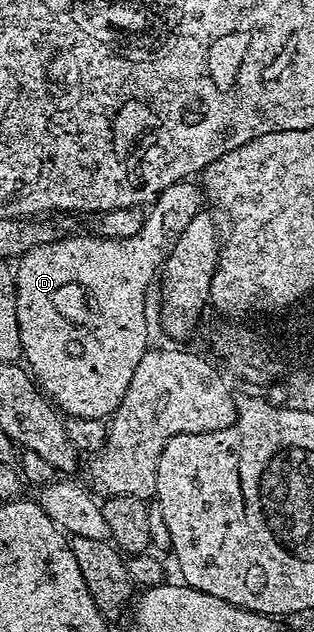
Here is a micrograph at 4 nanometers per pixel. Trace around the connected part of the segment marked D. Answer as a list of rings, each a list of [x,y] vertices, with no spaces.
[[[141,223],[136,229],[137,235],[129,235],[126,239],[96,239],[93,235],[77,235],[71,239],[63,237],[55,243],[33,249],[22,256],[16,264],[17,320],[19,321],[21,354],[38,388],[45,392],[45,398],[52,402],[58,412],[66,416],[75,419],[99,420],[112,416],[127,393],[127,385],[131,385],[131,377],[135,377],[135,368],[139,366],[143,353],[150,346],[149,319],[145,316],[145,301],[147,302],[147,292],[152,285],[154,268],[167,257],[165,251],[157,251],[157,231],[153,231],[153,223],[149,223],[148,226]]]

